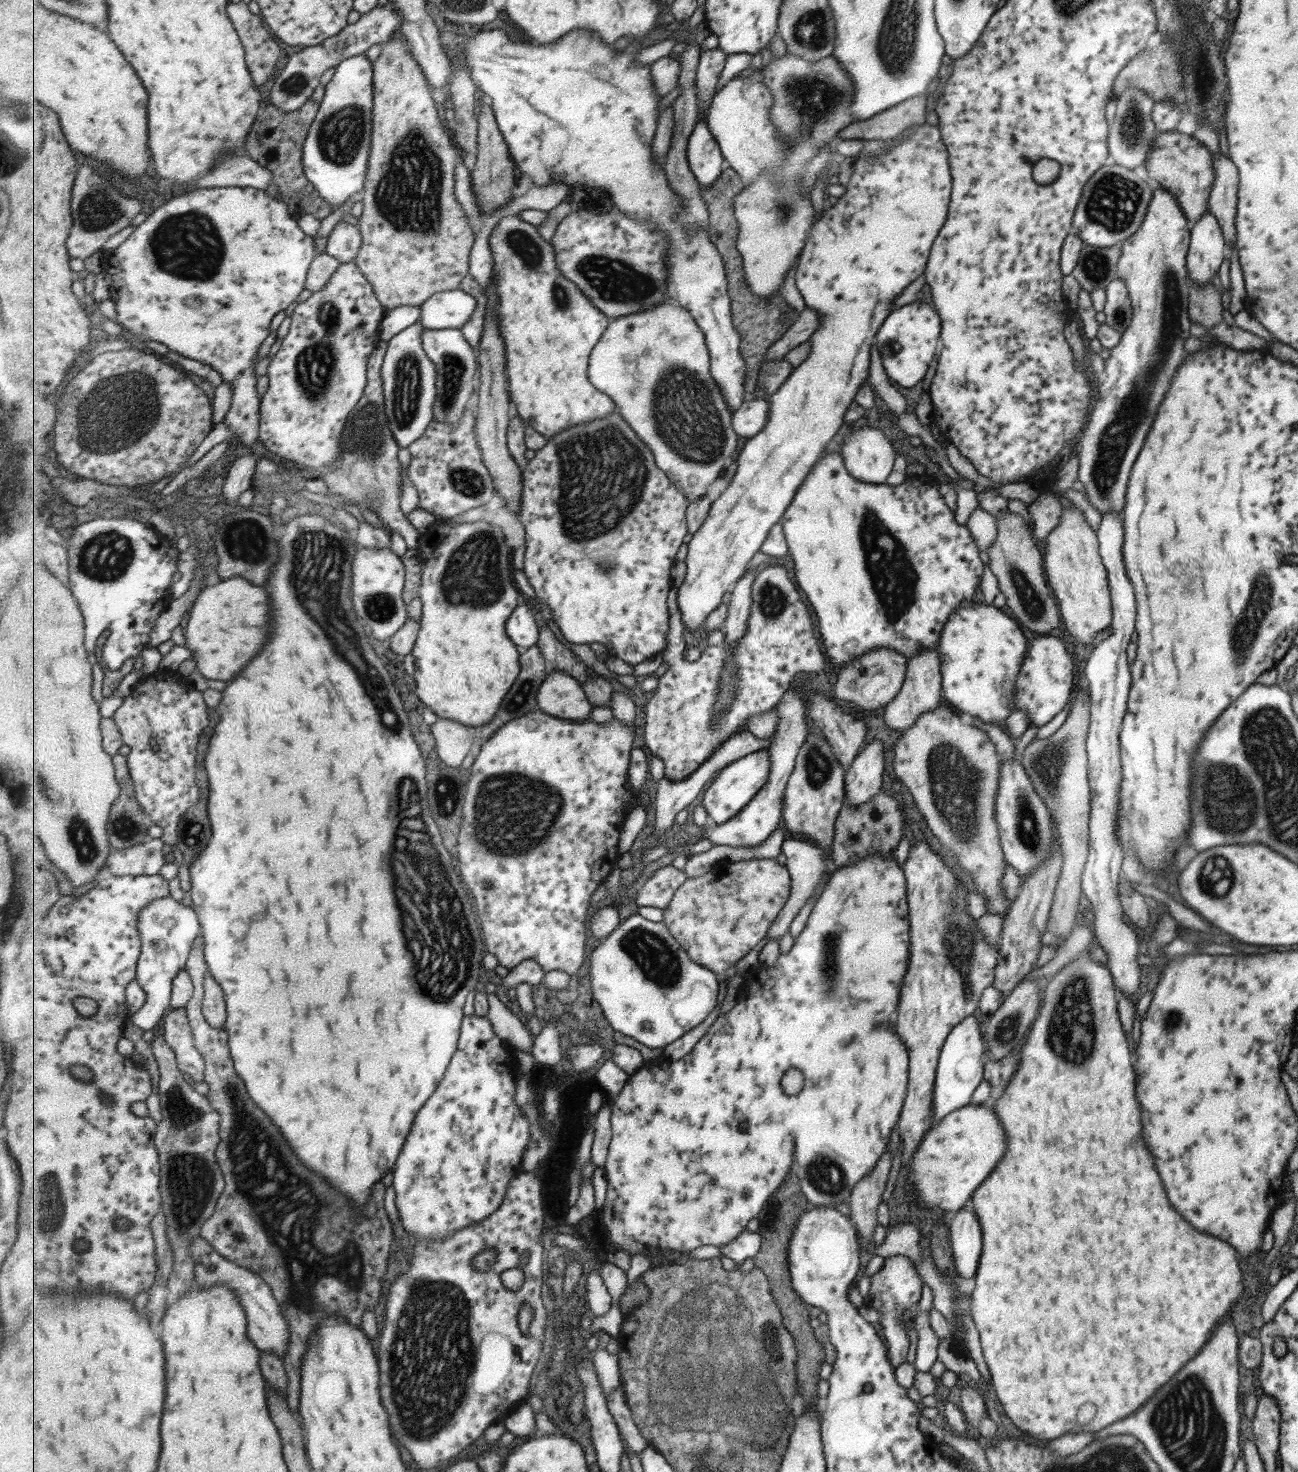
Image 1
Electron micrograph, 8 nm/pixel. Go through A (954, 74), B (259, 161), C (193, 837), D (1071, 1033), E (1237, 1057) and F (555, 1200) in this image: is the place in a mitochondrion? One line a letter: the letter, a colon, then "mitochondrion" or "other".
A: other
B: other
C: mitochondrion
D: mitochondrion
E: other
F: other

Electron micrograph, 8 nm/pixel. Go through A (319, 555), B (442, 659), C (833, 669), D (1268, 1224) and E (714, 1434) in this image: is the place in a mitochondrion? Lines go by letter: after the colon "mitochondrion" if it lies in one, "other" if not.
A: mitochondrion
B: other
C: other
D: other
E: mitochondrion

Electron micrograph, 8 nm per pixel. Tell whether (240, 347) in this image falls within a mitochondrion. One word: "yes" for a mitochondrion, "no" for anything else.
no

